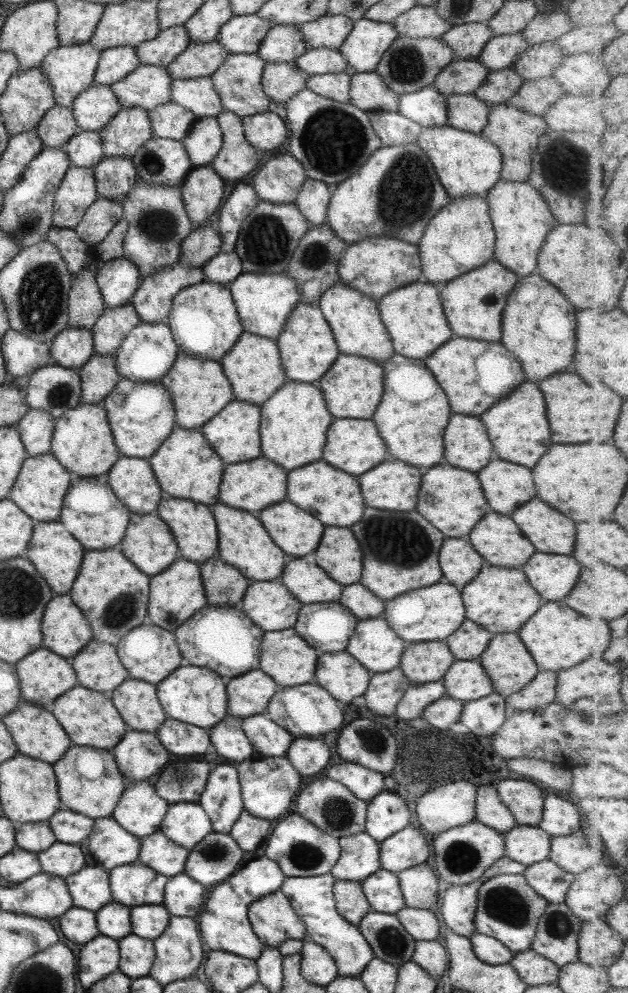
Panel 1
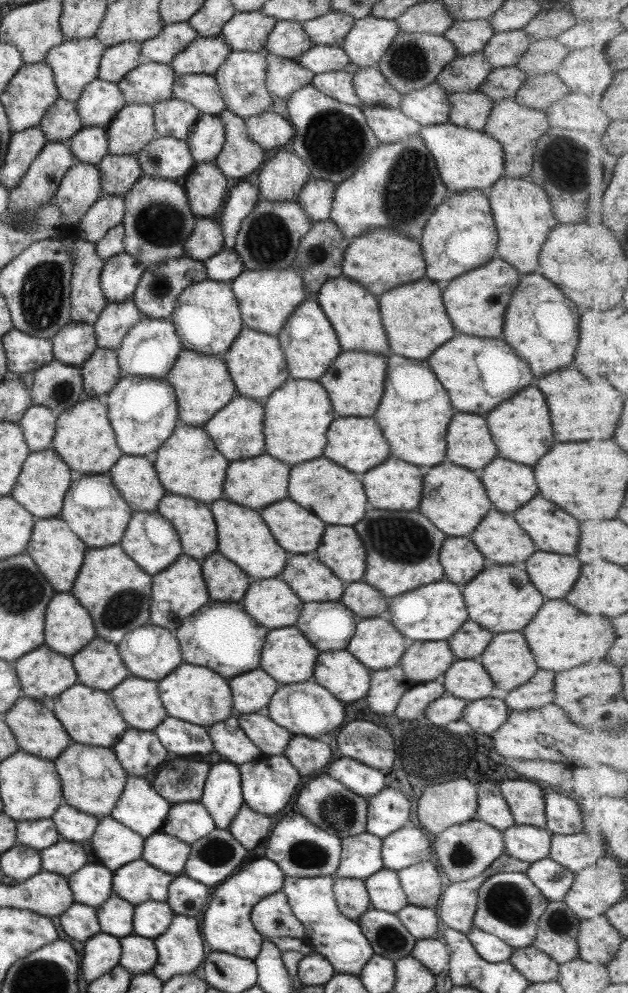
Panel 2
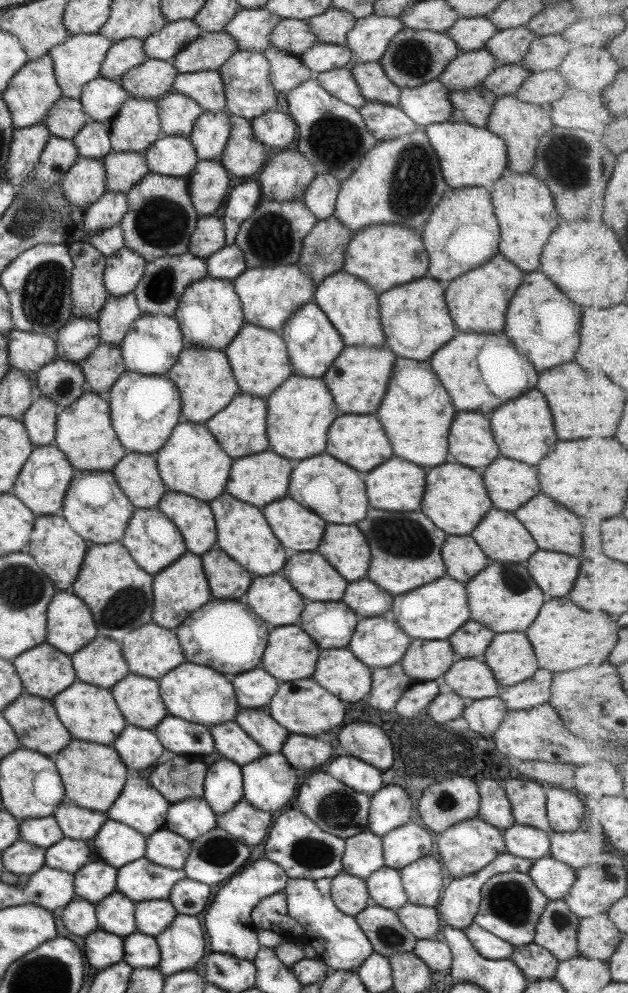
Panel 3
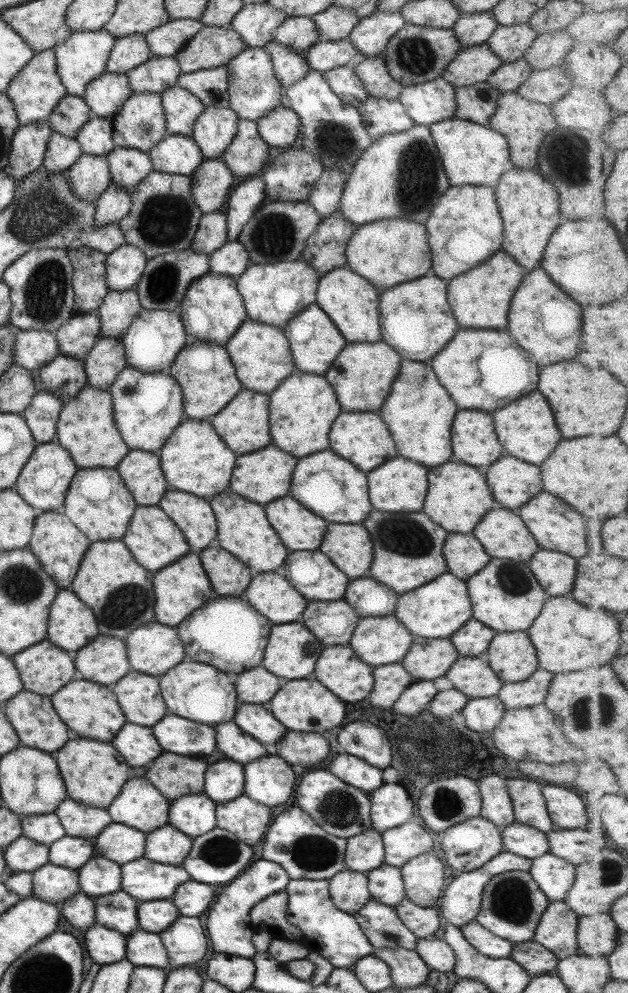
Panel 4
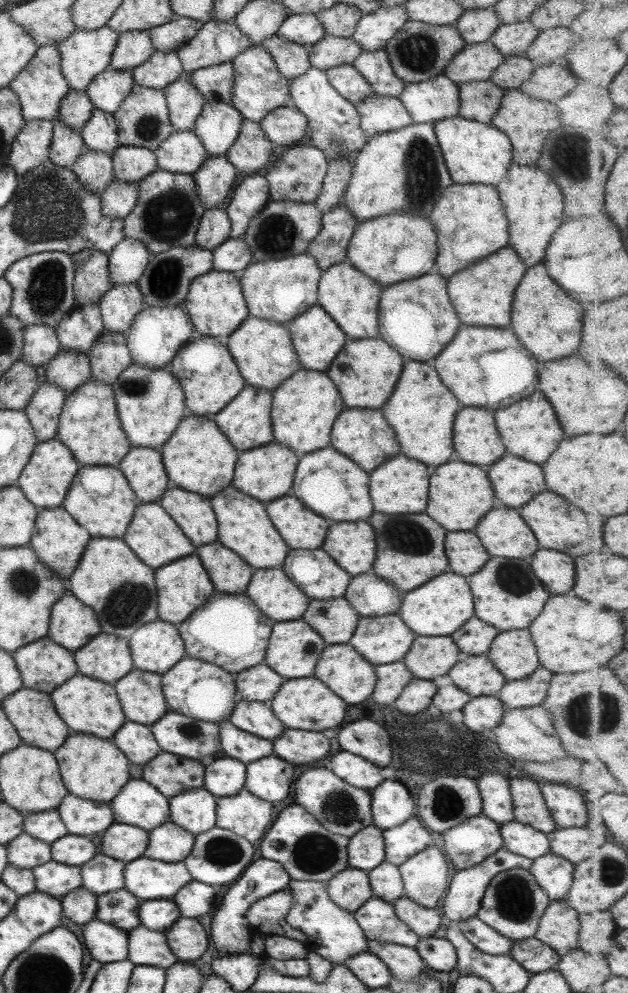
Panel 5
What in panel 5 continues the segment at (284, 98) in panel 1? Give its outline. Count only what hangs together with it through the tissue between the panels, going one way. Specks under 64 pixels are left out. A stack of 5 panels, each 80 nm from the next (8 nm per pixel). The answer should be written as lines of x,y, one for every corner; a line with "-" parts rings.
276,34
262,40
260,46
271,55
276,69
289,82
309,70
310,62
306,46
289,42

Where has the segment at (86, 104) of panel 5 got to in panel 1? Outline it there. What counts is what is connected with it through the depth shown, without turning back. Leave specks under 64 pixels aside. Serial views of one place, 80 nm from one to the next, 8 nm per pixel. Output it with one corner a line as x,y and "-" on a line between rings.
54,104
41,118
37,132
44,148
63,148
68,139
78,132
71,108
67,109

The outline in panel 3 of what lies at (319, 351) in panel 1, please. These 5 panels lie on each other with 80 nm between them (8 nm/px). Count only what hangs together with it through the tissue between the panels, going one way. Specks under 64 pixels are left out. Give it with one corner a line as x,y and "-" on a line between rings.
315,303
302,304
285,321
278,333
285,343
293,374
301,377
321,379
344,347
338,332

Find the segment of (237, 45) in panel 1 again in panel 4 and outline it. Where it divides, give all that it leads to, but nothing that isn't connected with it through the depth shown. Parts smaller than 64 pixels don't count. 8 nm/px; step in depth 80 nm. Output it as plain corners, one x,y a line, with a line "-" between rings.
266,2
245,5
231,20
229,27
234,30
247,48
263,48
272,41
272,32
285,20
281,11

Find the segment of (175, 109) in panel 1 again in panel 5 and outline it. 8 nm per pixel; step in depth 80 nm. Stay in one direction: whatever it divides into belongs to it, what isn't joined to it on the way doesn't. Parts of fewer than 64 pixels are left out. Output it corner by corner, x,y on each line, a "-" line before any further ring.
181,73
177,80
161,90
169,111
169,123
176,133
192,132
195,120
206,103
187,77
189,74

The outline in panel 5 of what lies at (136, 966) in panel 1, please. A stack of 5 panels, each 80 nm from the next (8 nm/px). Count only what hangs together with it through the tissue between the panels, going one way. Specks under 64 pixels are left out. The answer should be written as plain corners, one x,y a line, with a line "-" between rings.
136,926
127,933
127,960
134,966
154,966
166,969
176,963
167,946
164,933

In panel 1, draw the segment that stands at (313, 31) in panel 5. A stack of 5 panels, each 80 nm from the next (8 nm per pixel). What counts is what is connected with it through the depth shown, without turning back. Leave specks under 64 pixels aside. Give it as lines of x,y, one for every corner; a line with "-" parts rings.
289,24
272,25
259,43
256,53
267,62
293,62
308,49
298,27

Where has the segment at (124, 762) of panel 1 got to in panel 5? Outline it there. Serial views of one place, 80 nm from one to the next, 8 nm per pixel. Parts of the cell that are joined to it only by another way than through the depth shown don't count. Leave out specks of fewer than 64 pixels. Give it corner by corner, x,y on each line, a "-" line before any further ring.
126,721
117,729
111,743
133,764
145,764
160,751
149,727
132,721

